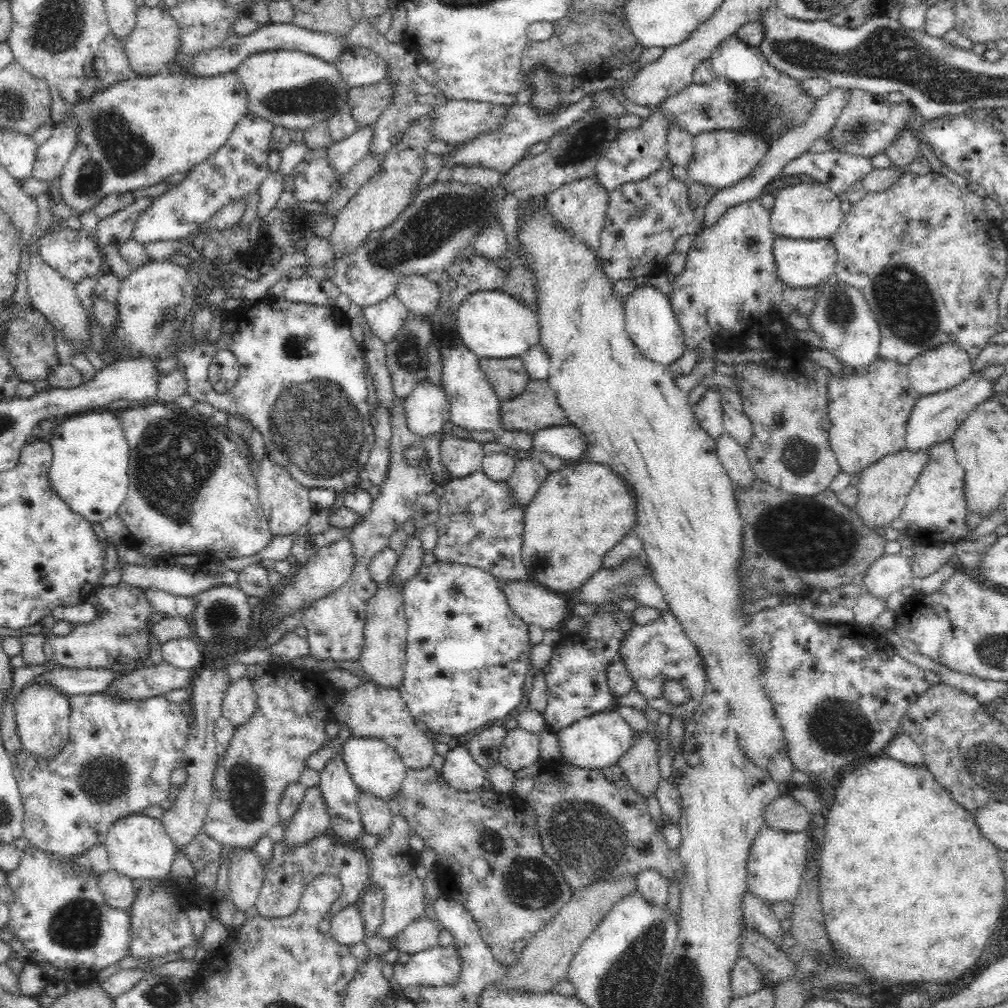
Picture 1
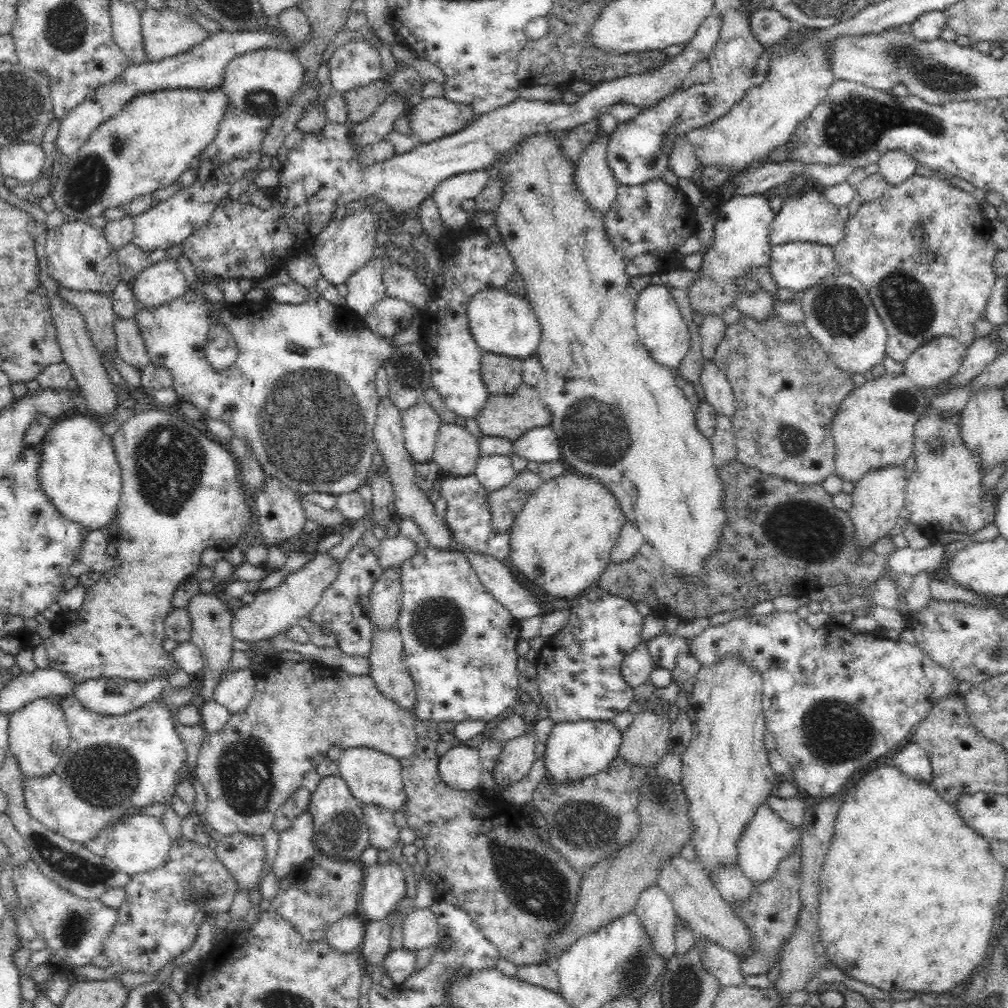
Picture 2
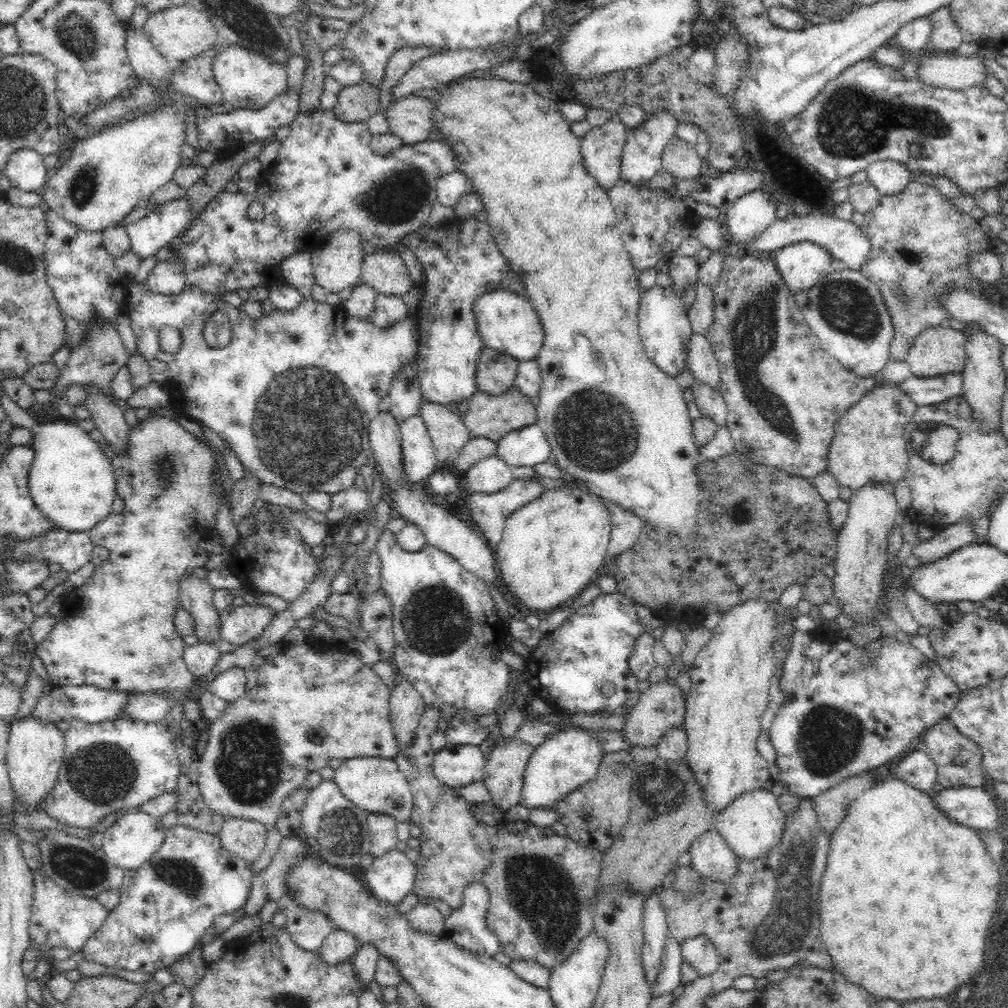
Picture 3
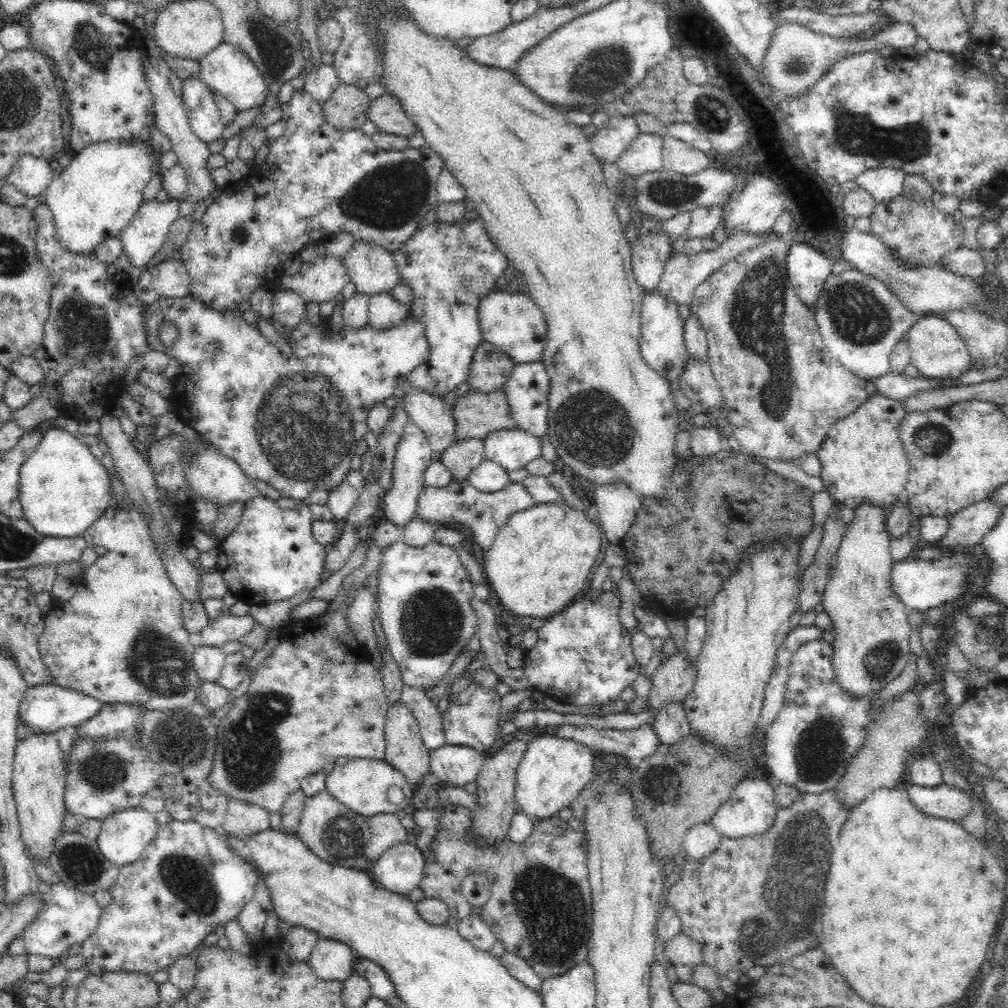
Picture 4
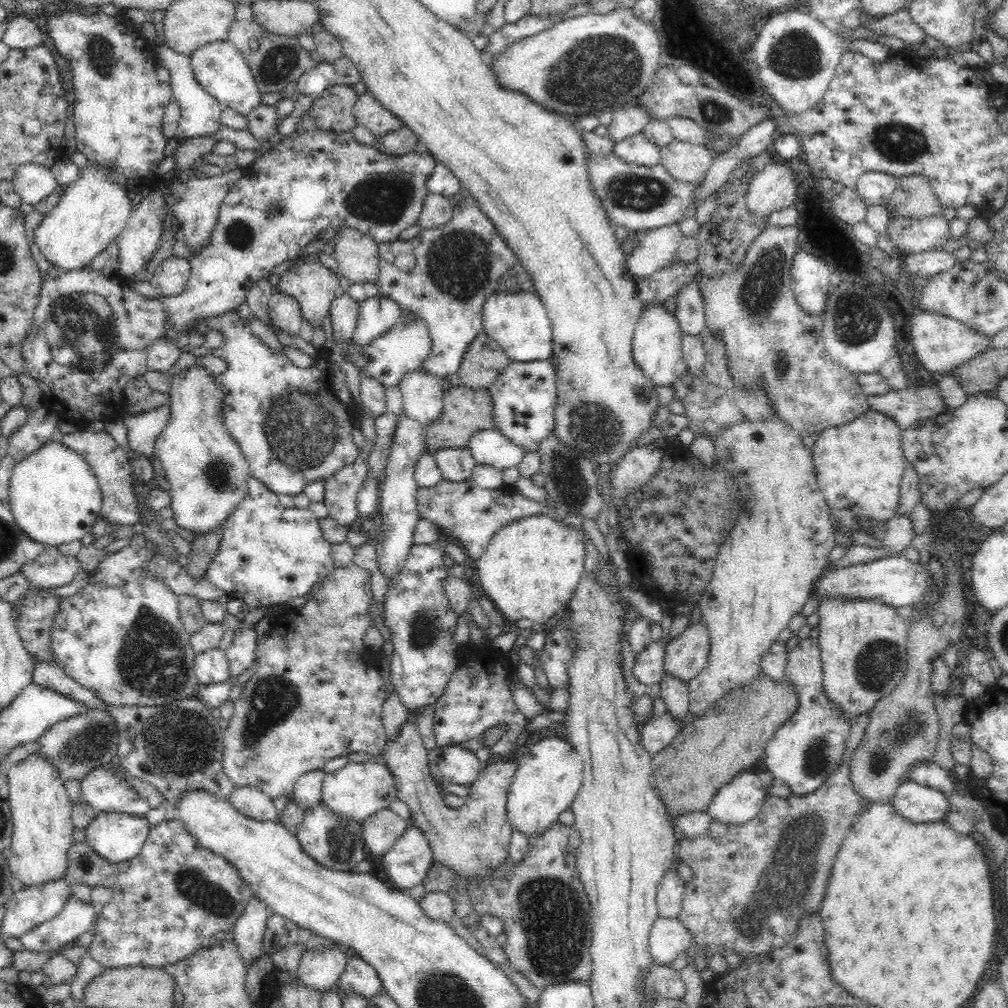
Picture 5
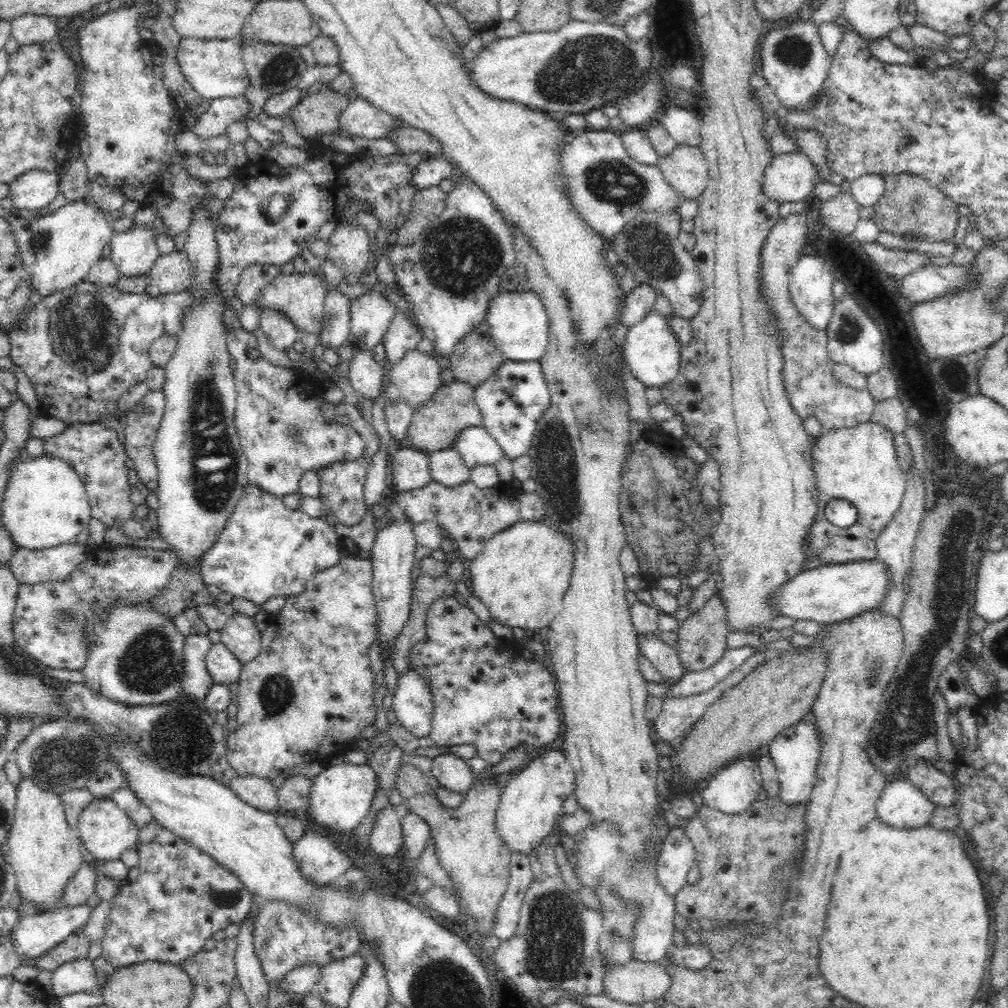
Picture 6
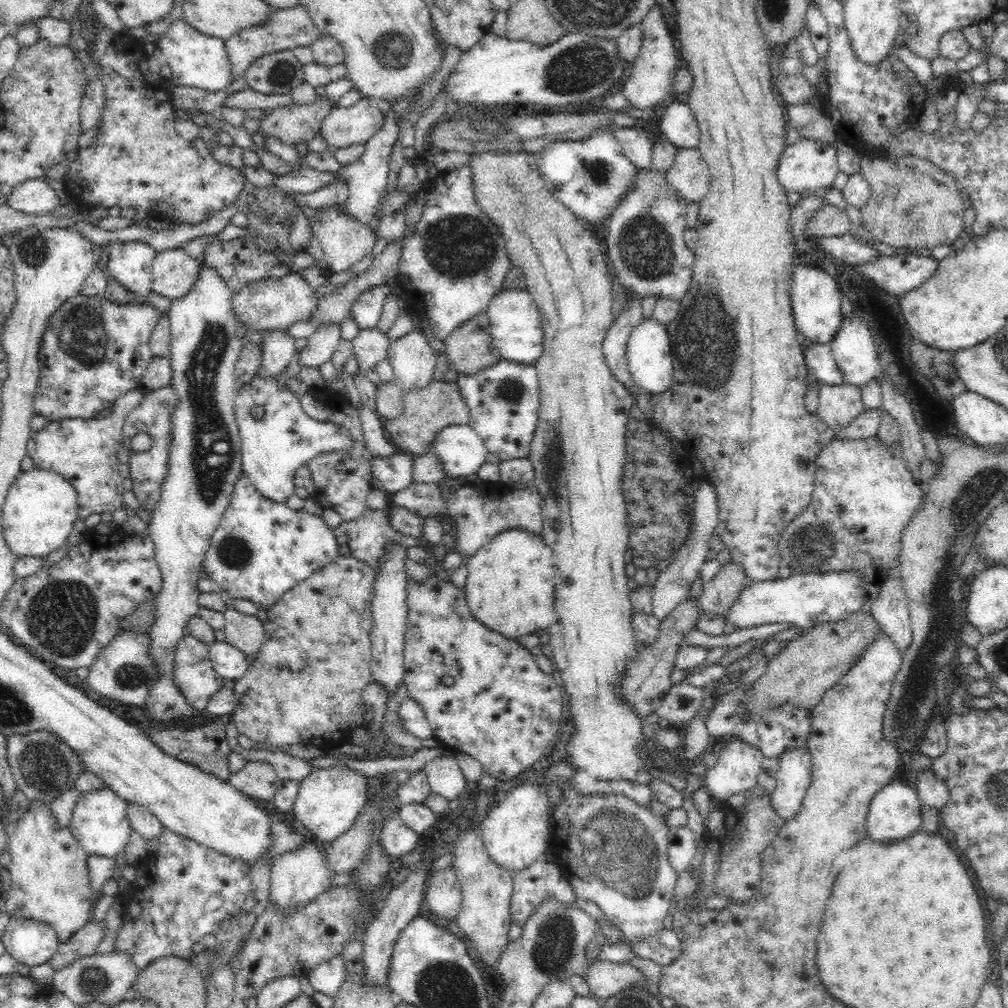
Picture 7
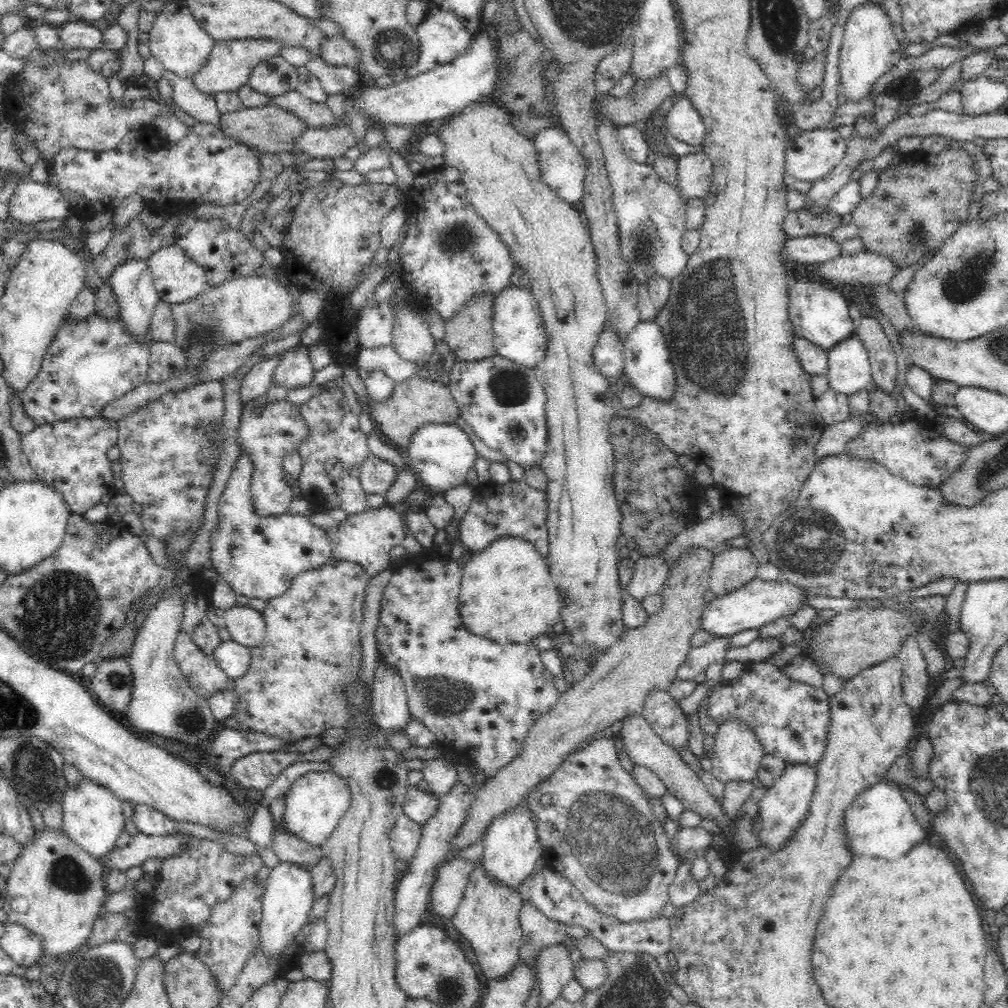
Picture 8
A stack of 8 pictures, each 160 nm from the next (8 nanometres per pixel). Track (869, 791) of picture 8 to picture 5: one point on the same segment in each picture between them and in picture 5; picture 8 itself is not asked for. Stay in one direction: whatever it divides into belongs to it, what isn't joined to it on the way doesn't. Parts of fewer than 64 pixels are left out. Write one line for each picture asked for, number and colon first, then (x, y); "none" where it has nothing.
5: (920, 803)
6: (901, 804)
7: (894, 814)

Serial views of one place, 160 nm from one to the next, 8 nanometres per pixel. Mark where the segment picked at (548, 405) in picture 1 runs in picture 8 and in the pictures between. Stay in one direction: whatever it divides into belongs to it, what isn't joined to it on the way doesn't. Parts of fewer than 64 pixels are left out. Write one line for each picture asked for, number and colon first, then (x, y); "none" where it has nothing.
2: (509, 416)
3: (493, 416)
4: (477, 414)
5: (466, 411)
6: (435, 425)
7: (427, 411)
8: (416, 401)

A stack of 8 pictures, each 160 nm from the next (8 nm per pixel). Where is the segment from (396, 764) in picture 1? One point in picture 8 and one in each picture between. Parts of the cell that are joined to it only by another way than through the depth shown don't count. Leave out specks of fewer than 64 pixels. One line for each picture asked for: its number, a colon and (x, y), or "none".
2: (373, 777)
3: (368, 781)
4: (360, 784)
5: (356, 791)
6: (340, 798)
7: (329, 800)
8: (316, 801)

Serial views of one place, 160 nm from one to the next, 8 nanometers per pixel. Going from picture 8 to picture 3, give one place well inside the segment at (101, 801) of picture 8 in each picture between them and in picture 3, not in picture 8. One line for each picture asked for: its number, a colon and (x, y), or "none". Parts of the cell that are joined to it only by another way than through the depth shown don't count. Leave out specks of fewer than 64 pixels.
3: (130, 842)
4: (124, 836)
5: (117, 836)
6: (105, 831)
7: (100, 824)

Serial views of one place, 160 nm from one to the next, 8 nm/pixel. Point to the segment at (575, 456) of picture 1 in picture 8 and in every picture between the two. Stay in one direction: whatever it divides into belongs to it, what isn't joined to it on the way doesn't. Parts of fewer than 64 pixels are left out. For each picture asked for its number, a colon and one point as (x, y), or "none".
2: (541, 444)
3: (528, 446)
4: (513, 448)
5: (489, 447)
6: (476, 445)
7: (461, 451)
8: (440, 454)

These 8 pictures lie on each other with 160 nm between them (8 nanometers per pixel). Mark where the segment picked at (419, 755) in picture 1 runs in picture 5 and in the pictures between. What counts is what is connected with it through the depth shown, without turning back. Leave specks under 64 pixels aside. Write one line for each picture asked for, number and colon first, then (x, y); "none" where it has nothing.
2: (249, 768)
3: (311, 703)
4: (317, 697)
5: (316, 694)

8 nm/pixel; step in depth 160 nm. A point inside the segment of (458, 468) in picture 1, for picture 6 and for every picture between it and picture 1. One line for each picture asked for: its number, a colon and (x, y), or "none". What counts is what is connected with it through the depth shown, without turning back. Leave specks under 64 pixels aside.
2: (457, 452)
3: (449, 434)
4: (435, 417)
5: (422, 395)
6: (417, 375)

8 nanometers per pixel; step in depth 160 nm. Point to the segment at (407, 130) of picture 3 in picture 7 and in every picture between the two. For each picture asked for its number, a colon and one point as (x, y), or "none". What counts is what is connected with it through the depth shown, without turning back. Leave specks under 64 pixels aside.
4: (386, 112)
5: (369, 112)
6: (361, 118)
7: (357, 124)

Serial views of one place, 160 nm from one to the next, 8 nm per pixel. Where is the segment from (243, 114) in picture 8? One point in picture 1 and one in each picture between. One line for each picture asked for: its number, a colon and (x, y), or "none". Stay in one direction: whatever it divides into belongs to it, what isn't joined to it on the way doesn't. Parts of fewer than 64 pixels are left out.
1: (367, 103)
2: (363, 101)
3: (358, 103)
4: (347, 108)
5: (335, 113)
6: (317, 115)
7: (292, 124)

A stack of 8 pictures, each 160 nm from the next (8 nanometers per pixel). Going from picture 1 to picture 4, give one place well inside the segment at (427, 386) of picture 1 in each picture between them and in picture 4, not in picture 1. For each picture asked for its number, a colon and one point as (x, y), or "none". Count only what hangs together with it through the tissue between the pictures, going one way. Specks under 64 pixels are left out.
2: (420, 422)
3: (418, 454)
4: (413, 454)

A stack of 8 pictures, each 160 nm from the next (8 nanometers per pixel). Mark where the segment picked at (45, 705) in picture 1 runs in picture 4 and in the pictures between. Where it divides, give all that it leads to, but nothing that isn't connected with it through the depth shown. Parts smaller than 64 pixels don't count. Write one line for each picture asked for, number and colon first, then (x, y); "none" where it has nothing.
2: (39, 737)
3: (35, 748)
4: (39, 778)

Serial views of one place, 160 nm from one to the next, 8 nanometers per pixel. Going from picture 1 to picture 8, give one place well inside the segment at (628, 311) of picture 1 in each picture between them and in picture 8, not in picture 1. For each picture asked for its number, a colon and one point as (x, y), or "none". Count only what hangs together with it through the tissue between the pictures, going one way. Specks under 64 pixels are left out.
2: (657, 320)
3: (664, 329)
4: (662, 343)
5: (657, 349)
6: (652, 351)
7: (649, 353)
8: (647, 361)

